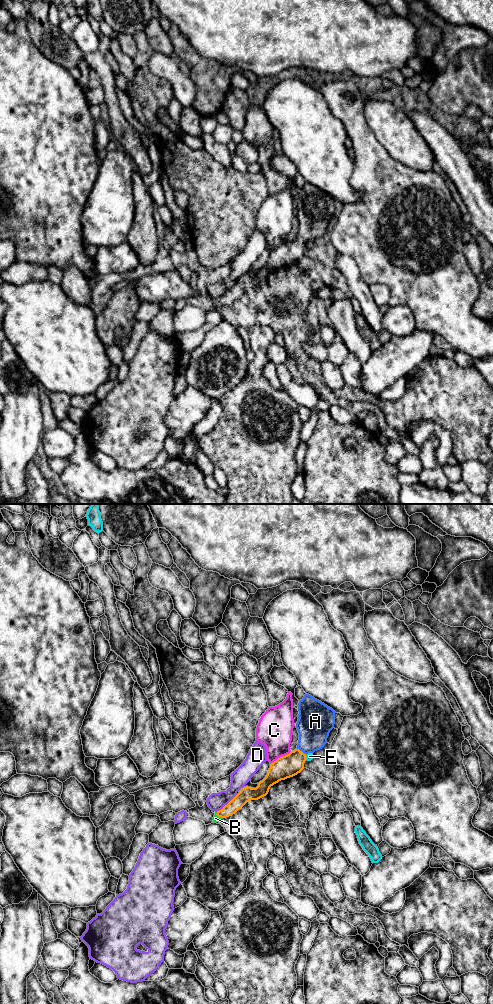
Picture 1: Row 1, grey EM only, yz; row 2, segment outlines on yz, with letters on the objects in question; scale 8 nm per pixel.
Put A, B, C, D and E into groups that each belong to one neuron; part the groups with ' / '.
A B / C / D / E

